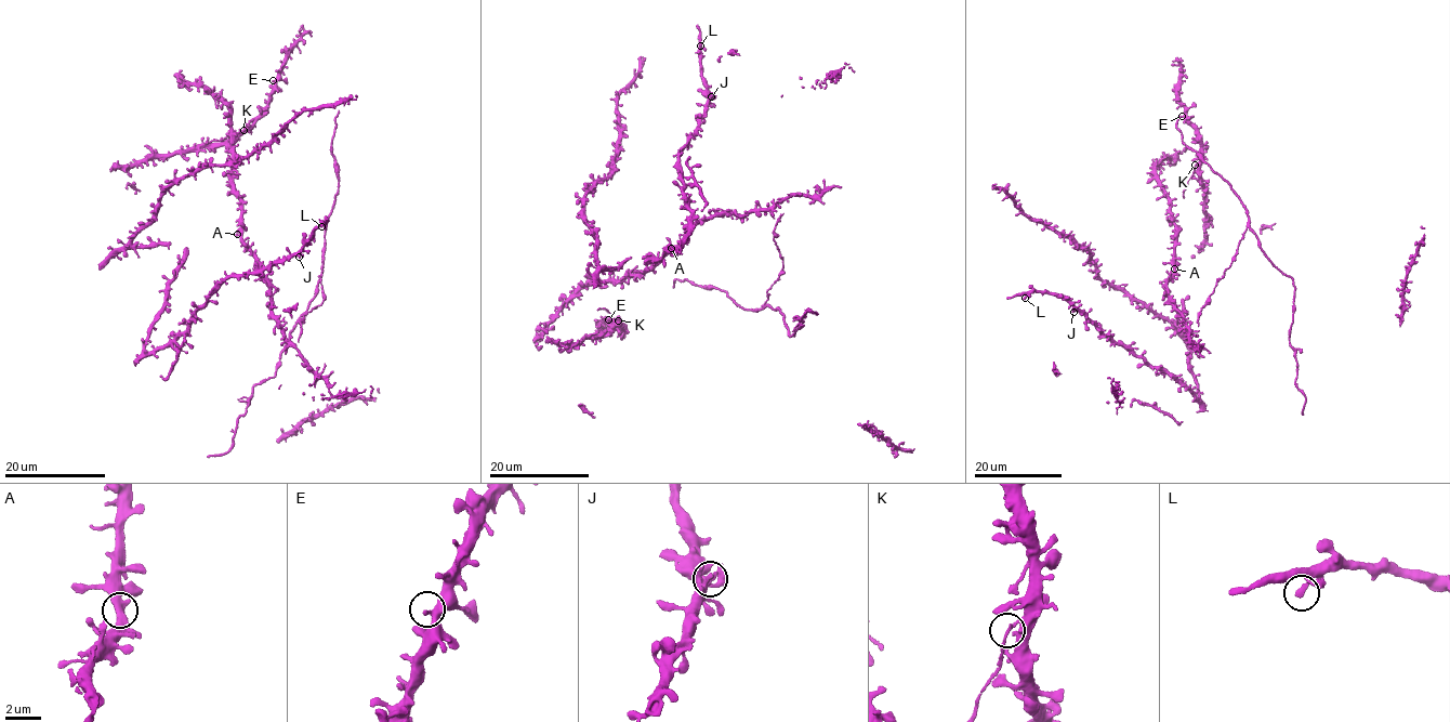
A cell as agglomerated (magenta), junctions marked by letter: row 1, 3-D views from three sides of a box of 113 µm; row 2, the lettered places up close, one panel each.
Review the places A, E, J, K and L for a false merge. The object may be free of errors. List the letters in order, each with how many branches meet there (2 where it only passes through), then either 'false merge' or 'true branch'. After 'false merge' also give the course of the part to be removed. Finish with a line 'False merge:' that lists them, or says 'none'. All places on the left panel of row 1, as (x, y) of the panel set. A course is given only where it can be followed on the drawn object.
A: branches 2; true branch
E: branches 2; true branch
J: branches 2; true branch
K: branches 2; false merge; course (244, 129), (206, 143)
L: branches 2; true branch
False merge: K

